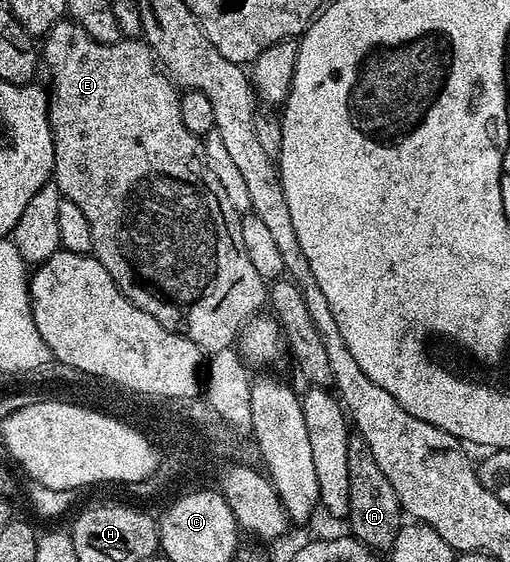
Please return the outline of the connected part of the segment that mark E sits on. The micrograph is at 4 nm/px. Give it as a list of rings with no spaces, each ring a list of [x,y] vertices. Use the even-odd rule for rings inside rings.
[[[61,20],[55,22],[42,38],[42,62],[48,65],[48,74],[52,77],[52,86],[48,90],[48,119],[52,125],[54,140],[54,156],[56,168],[54,184],[61,195],[71,205],[82,208],[86,220],[90,223],[90,236],[94,236],[92,254],[106,272],[118,284],[118,288],[133,304],[142,308],[162,328],[175,334],[189,338],[205,355],[211,356],[229,349],[239,339],[240,329],[249,318],[255,318],[266,306],[266,280],[258,276],[254,264],[250,264],[250,256],[246,256],[246,248],[242,244],[241,215],[230,204],[226,191],[214,172],[210,172],[208,162],[204,158],[203,141],[186,124],[182,124],[182,108],[180,107],[181,91],[175,82],[158,65],[148,43],[143,40],[121,40],[114,44],[96,42],[77,22]]]

